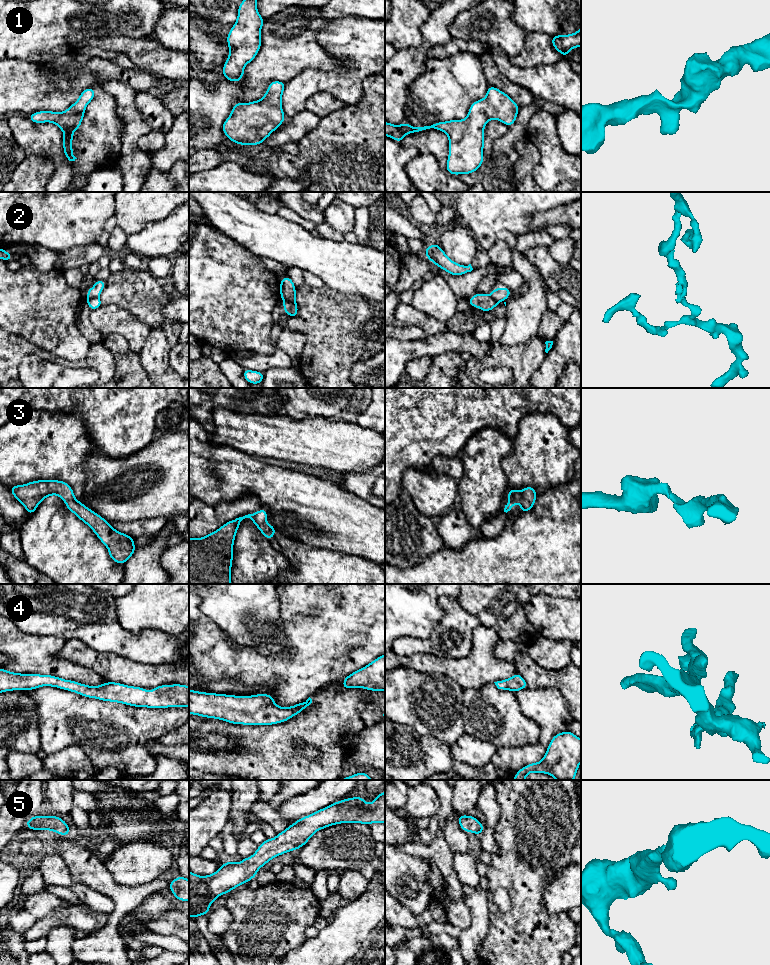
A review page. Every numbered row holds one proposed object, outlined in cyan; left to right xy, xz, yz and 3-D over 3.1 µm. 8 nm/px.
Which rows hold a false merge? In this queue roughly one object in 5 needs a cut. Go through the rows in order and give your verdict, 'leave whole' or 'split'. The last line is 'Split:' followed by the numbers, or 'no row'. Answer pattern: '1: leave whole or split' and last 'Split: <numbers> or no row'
1: leave whole
2: split
3: leave whole
4: leave whole
5: leave whole
Split: 2

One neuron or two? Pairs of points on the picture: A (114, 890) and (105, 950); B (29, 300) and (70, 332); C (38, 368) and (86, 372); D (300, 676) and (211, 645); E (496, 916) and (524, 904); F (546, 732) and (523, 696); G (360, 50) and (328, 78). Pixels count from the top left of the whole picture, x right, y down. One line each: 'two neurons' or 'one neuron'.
A: one neuron
B: one neuron
C: one neuron
D: one neuron
E: one neuron
F: one neuron
G: one neuron

